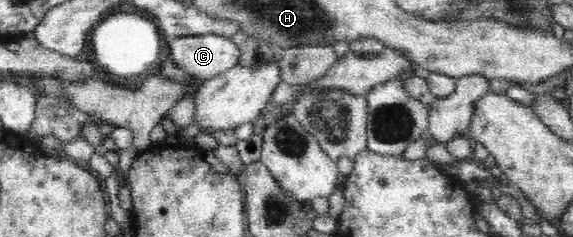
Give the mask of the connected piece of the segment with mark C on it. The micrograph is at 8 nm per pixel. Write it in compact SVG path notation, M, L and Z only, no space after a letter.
M216 34L177 36L169 39L174 64L202 81L215 78L239 65L241 51L232 39Z

